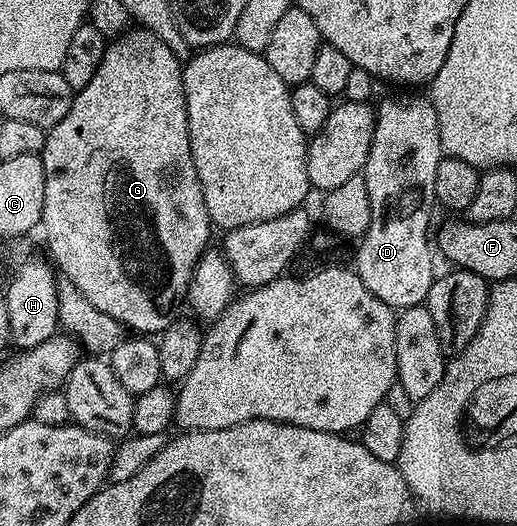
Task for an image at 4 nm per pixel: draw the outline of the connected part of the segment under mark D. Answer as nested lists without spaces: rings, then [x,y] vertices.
[[[388,98],[381,106],[375,107],[376,127],[374,128],[374,140],[370,144],[368,159],[362,171],[362,177],[366,184],[366,192],[370,196],[370,224],[364,237],[359,239],[356,250],[356,263],[354,269],[357,276],[366,284],[366,288],[378,300],[382,300],[388,306],[395,308],[397,311],[406,309],[407,306],[419,306],[425,301],[432,287],[434,271],[432,271],[432,250],[428,247],[428,221],[432,218],[432,206],[434,207],[434,172],[438,172],[438,164],[442,157],[440,148],[440,129],[438,128],[438,116],[436,110],[432,107],[431,101],[424,98]]]

